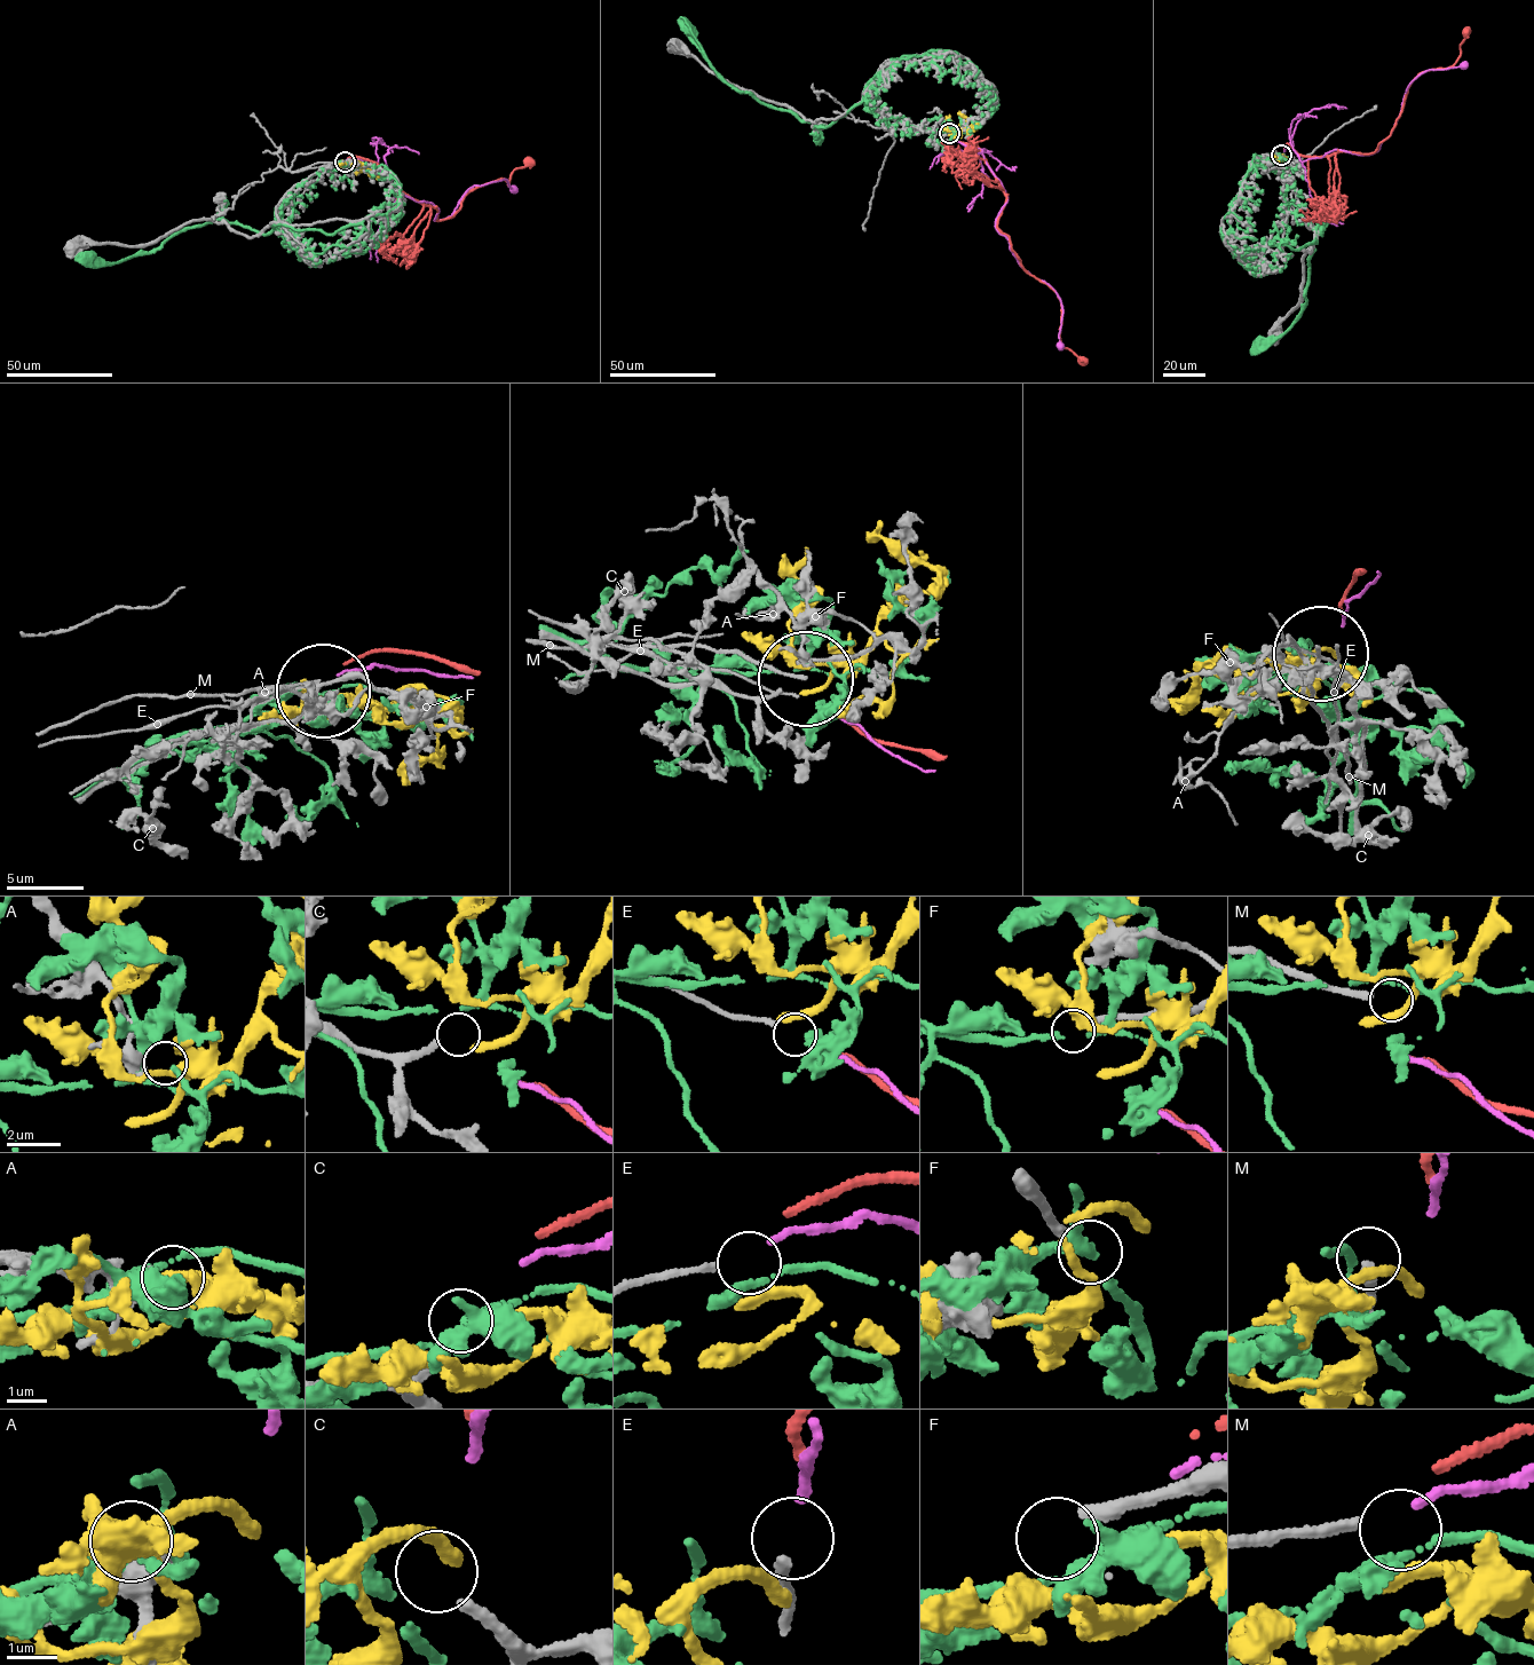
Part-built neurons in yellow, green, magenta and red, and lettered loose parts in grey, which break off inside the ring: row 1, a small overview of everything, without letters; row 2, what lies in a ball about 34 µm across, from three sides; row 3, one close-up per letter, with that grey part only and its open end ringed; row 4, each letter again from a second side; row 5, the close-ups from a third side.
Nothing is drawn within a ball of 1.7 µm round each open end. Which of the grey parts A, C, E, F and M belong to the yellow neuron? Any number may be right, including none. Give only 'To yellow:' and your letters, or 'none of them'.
To yellow: C

